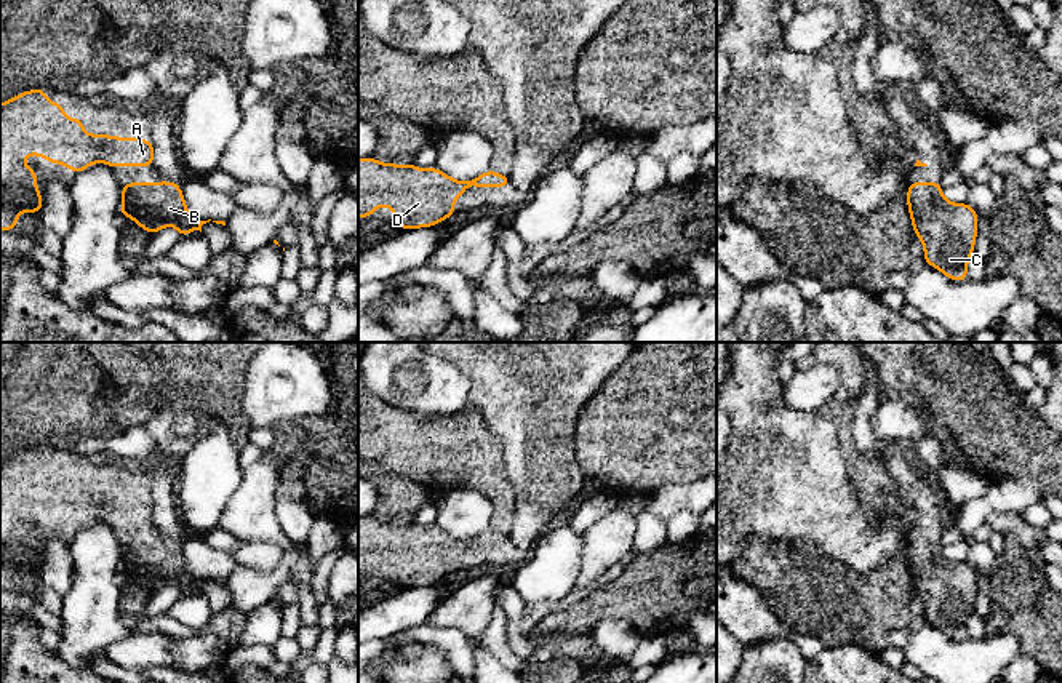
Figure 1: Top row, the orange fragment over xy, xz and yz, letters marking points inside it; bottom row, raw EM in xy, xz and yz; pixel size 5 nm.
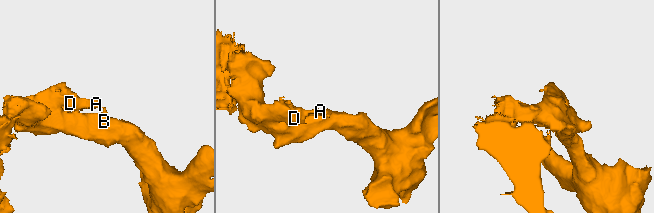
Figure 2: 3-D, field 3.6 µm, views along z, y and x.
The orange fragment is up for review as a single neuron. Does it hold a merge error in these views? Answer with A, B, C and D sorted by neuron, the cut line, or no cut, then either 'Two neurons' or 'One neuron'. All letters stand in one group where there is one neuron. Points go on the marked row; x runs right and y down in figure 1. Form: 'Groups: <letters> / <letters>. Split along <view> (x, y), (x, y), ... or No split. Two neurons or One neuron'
Groups: A B C D. No split. One neuron

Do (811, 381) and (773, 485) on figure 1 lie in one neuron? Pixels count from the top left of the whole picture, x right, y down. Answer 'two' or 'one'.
two

